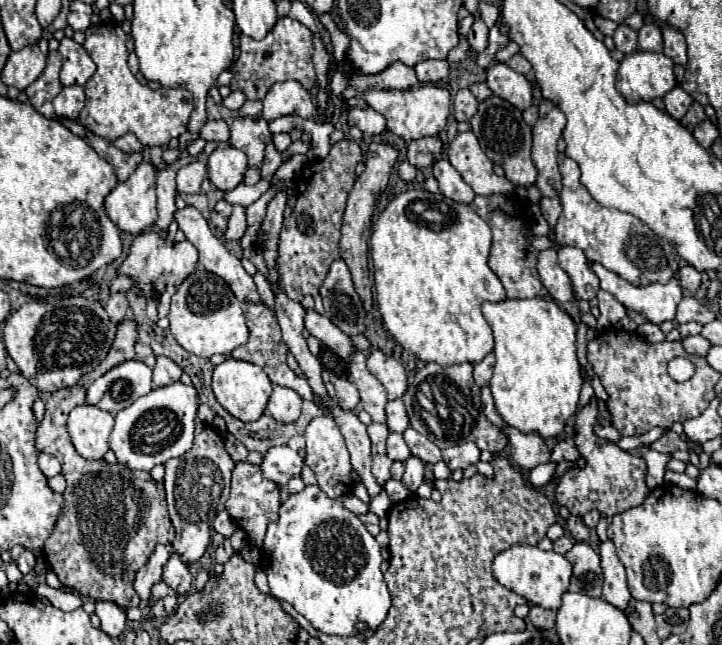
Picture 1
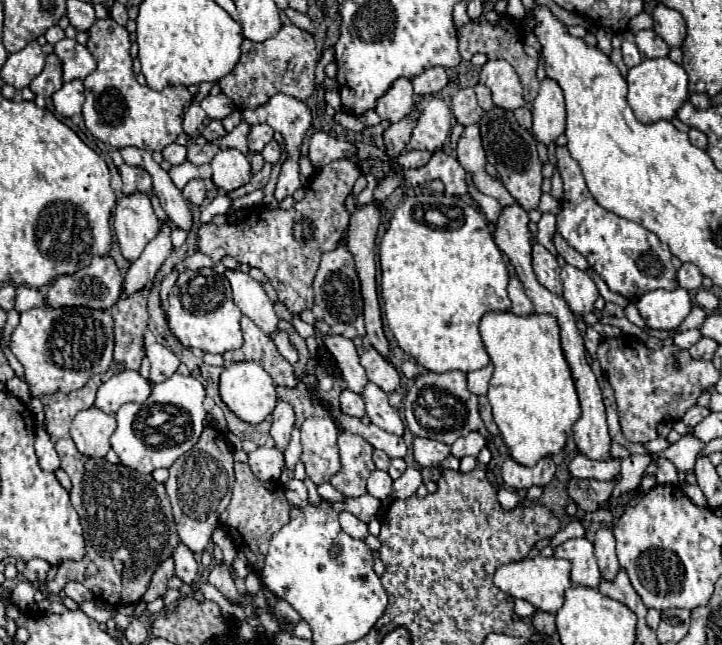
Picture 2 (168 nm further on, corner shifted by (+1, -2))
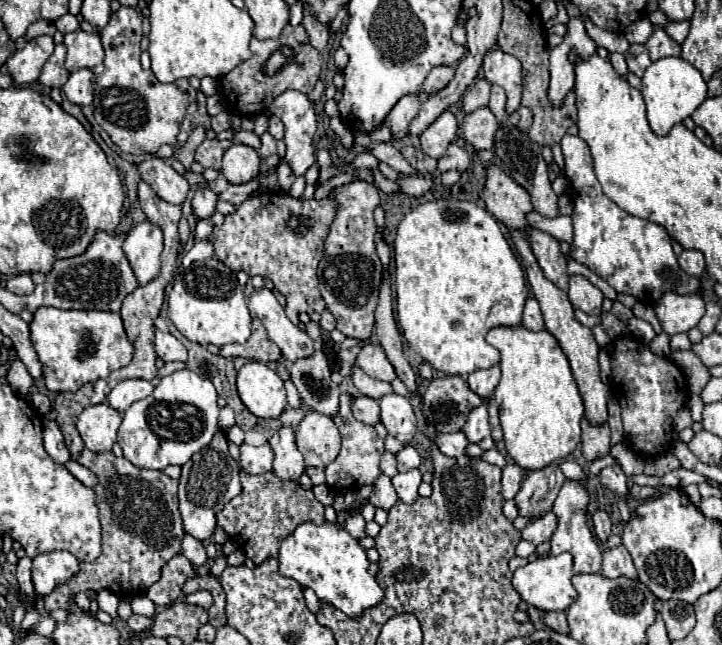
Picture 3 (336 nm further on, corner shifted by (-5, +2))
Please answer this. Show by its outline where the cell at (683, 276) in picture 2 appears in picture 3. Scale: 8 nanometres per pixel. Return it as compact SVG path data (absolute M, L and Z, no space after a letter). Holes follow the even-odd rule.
M683 249L683 253L677 257L679 259L679 267L683 271L687 271L689 275L701 277L701 273L705 271L705 259L703 253L697 249Z

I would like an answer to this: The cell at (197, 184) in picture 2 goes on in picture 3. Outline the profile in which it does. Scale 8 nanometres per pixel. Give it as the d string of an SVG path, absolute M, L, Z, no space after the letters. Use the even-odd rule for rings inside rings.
M211 187L197 189L191 201L193 215L197 219L209 219L215 213L215 203L217 203L217 195L211 191Z

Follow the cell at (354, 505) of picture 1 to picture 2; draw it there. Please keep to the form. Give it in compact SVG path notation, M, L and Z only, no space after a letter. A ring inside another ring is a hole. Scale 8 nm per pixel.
M321 483L321 485L317 487L317 493L319 493L325 501L331 501L331 503L343 503L343 501L345 501L345 495L343 495L339 489L335 489L331 483Z

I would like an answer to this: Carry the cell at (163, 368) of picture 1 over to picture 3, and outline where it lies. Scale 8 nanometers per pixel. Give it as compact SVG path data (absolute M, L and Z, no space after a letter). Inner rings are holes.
M155 331L155 351L163 361L187 361L187 349L171 333Z

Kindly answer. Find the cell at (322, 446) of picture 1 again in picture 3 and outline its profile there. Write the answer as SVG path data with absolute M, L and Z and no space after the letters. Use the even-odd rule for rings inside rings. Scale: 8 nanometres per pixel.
M309 411L295 429L295 441L307 465L327 467L341 447L341 435L331 417Z

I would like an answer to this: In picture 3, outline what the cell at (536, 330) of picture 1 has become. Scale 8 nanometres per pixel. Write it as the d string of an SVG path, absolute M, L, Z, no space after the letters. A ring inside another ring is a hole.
M495 327L487 333L487 343L501 353L501 381L495 389L495 403L499 405L499 419L503 429L503 441L509 457L523 469L537 471L573 453L581 443L579 421L583 417L583 399L573 379L567 357L549 331L527 331L519 327Z

